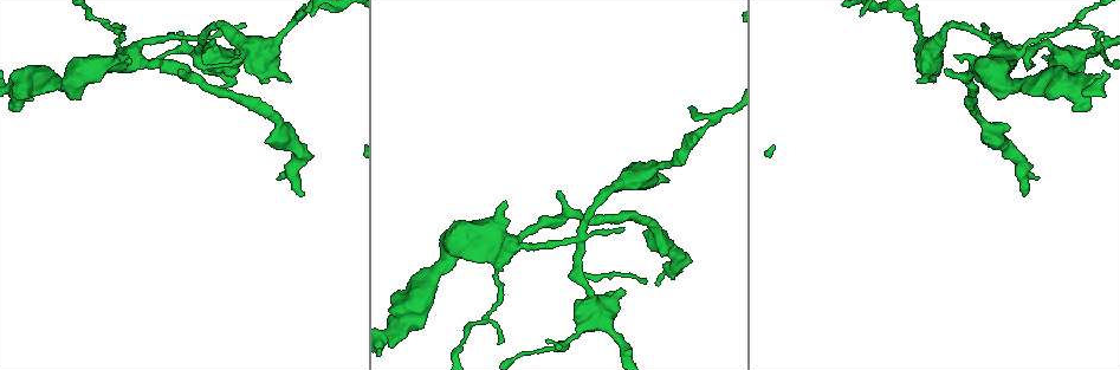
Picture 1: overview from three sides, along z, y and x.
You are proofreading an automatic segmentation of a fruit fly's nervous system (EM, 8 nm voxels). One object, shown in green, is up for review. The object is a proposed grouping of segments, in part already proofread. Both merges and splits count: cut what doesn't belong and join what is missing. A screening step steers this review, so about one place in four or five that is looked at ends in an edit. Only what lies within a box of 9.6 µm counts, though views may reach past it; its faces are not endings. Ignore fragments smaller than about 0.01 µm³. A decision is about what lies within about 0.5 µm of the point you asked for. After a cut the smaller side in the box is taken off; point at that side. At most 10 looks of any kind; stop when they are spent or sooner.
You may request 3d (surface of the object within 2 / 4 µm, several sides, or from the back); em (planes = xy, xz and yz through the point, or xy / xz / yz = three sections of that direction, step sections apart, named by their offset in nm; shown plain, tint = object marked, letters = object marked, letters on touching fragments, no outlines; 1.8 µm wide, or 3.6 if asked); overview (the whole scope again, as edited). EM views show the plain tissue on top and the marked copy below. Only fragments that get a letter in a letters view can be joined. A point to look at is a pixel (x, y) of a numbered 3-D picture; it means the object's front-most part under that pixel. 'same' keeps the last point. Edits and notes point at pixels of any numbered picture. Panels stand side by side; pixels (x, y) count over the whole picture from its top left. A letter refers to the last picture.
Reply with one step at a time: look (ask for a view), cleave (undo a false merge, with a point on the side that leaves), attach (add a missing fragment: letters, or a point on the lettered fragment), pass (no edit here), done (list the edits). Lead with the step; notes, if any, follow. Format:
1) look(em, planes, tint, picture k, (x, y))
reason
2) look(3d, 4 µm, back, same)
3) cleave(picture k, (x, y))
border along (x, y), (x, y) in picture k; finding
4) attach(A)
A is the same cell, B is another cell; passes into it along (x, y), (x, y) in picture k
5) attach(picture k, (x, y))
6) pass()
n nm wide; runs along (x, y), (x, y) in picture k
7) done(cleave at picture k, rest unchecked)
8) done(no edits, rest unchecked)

look(3d, 4 µm, back, picture 1, (234, 71))

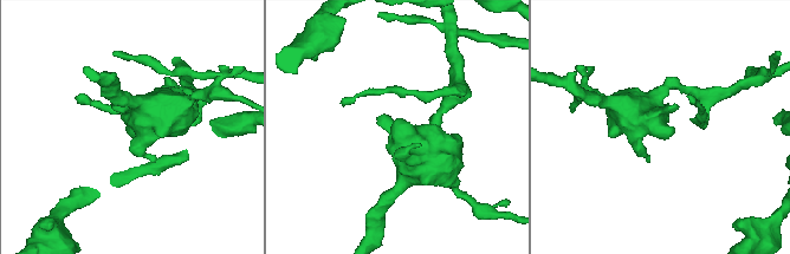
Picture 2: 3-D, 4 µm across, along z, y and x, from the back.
look(em, 3.6 µm, planes, letters, picture 2, (131, 132))

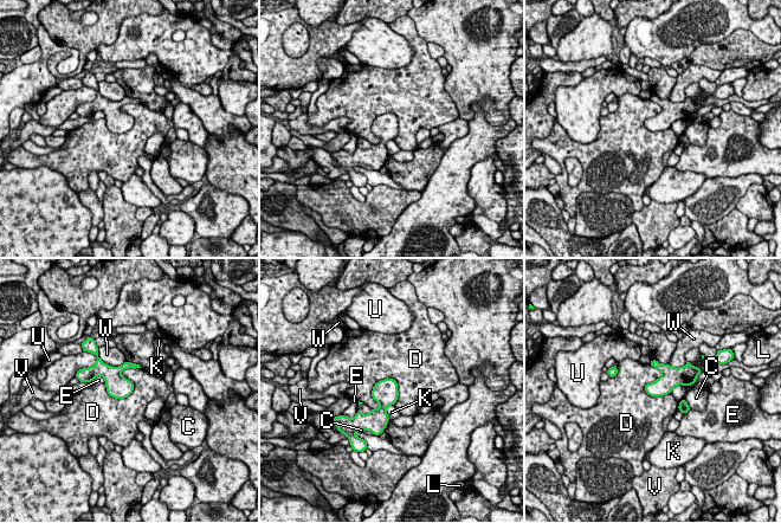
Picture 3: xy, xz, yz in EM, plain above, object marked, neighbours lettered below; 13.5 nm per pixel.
pass()
C, D, E, K, L, U, V and W are other cells; border along (140, 367), (107, 393) in picture 3; none of them fits

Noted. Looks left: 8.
look(3d, 4 µm, picture 1, (201, 38))
three arms meet

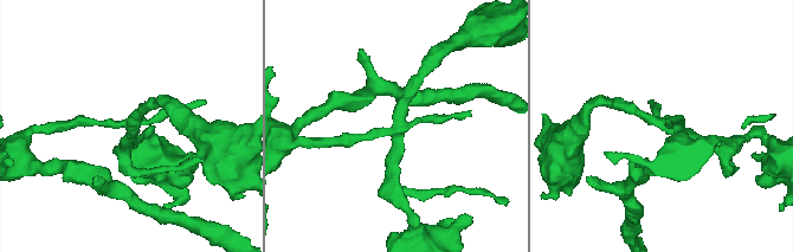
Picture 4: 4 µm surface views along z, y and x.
look(em, planes, letters, picture 4, (393, 130))
now the EM

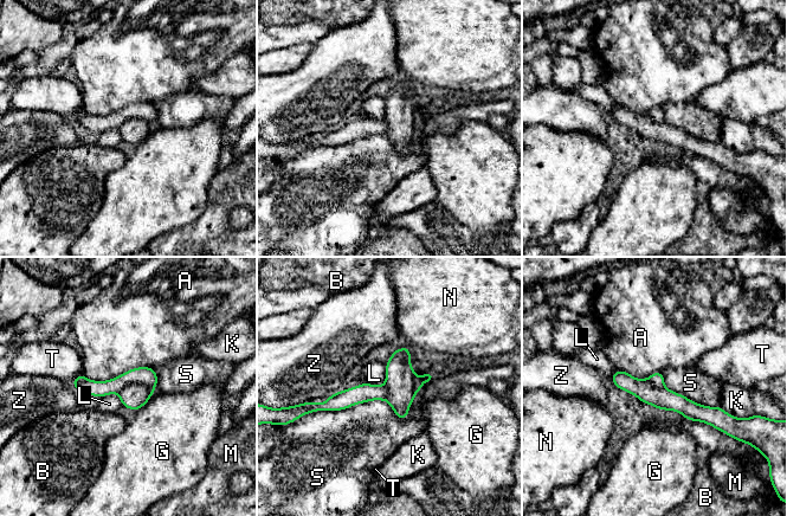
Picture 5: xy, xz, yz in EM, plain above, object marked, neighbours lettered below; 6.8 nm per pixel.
cleave(picture 5, (135, 395))
190 nm wide; A, B, G, K, L, M, N, S, T and Z are other cells; border along (153, 391), (128, 384), (118, 393) in picture 5; a second neuron is stuck on

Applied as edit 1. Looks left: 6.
look(overview)

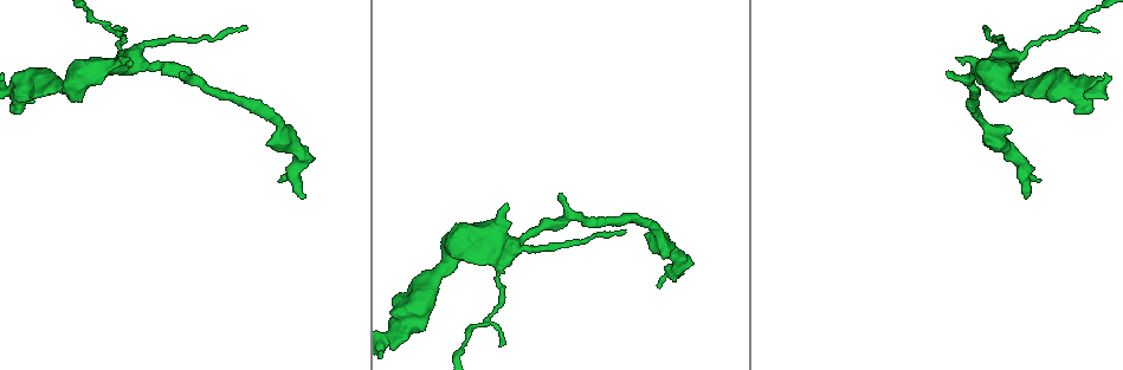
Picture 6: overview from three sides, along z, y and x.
look(em, yz, step 16, tint, picture 6, (1026, 197))
an open end

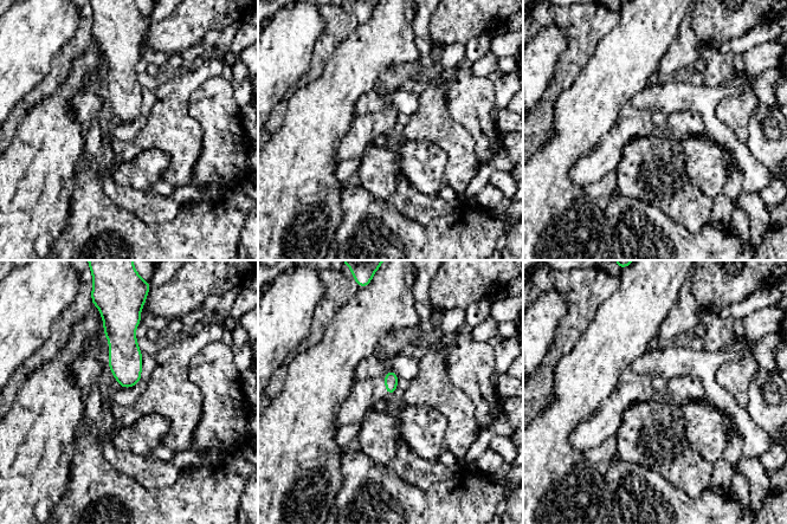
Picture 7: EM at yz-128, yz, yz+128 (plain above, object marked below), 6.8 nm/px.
look(em, planes, letters, same)
cut it another way

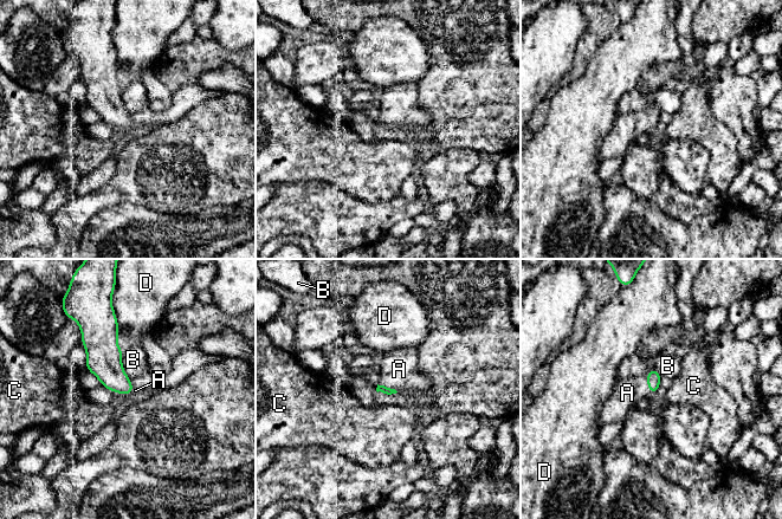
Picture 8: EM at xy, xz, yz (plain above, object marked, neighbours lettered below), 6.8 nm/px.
attach(A)
B touches over 200 nm; A is the same cell, B, C and D are other cells; passes into it along (383, 389), (388, 388), (399, 369) in picture 8; the neuron continues

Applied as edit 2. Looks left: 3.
done(cleave at picture 5, attach at picture 8, rest unchecked)

